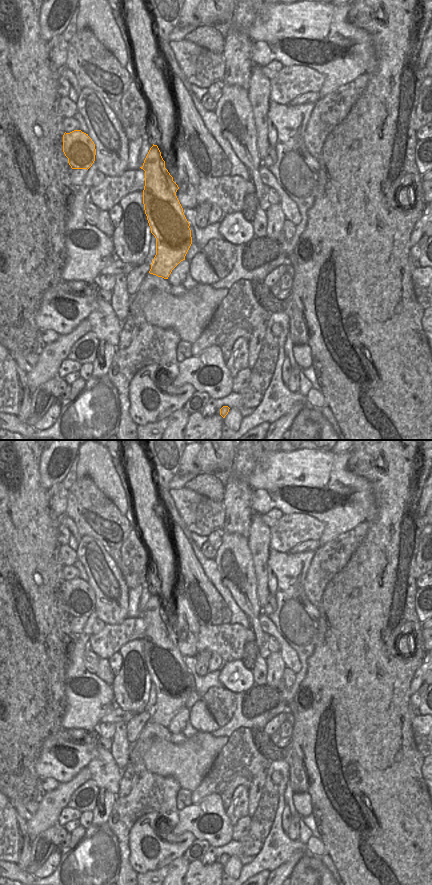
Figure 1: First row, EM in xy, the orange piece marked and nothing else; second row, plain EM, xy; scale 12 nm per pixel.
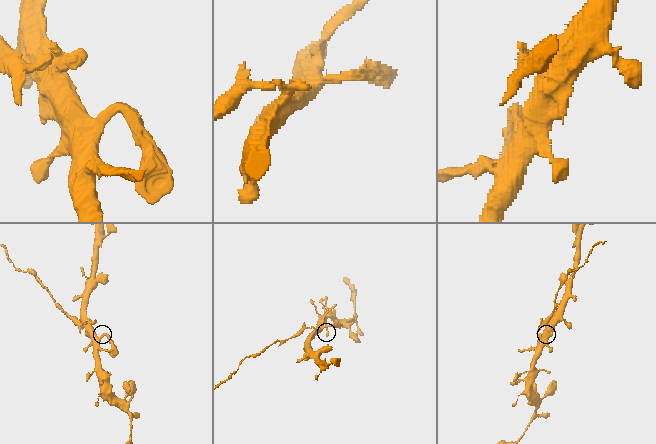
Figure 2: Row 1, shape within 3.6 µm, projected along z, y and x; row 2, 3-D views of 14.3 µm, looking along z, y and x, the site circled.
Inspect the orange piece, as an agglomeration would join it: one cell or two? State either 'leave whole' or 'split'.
split

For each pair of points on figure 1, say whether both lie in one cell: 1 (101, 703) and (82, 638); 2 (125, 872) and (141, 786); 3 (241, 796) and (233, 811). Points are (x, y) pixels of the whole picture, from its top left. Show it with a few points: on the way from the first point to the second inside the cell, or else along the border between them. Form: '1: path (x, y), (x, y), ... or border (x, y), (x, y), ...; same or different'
1: path (100, 686), (78, 667), (78, 655); same
2: path (124, 851), (123, 816), (131, 807); same
3: path (239, 800), (237, 807); same

